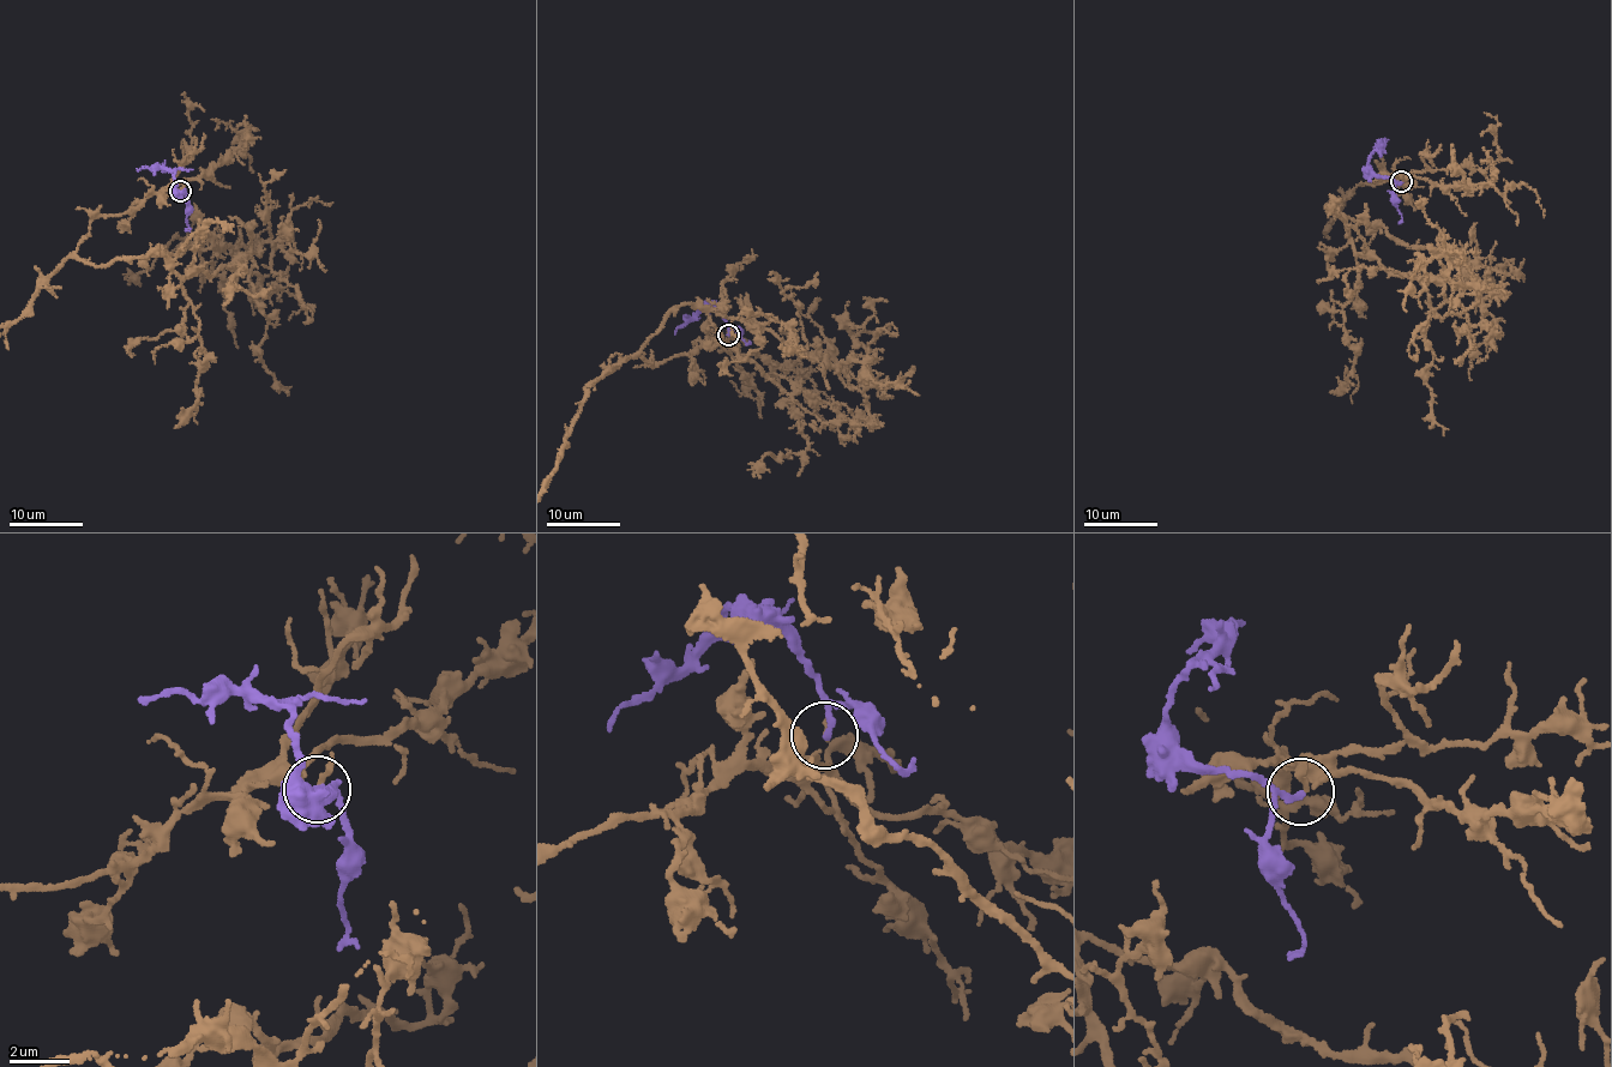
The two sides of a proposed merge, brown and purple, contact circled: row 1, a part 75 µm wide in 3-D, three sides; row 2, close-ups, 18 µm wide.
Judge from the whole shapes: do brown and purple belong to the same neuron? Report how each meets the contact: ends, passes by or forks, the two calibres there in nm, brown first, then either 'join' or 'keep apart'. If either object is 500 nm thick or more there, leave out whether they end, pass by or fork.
brown passes by; purple ends; calibres 150 and 240 nm; join

